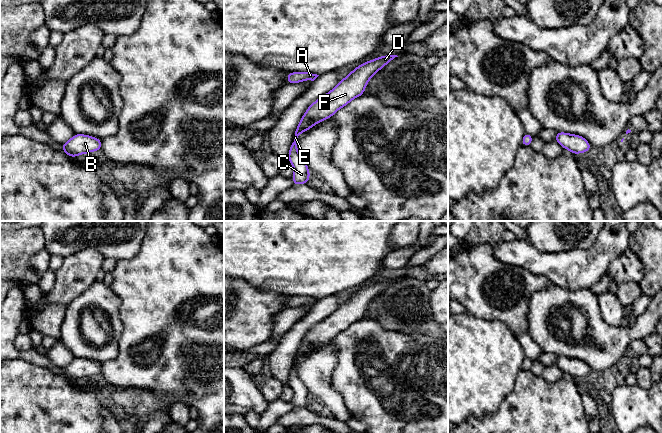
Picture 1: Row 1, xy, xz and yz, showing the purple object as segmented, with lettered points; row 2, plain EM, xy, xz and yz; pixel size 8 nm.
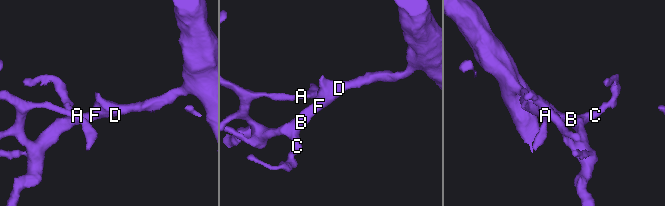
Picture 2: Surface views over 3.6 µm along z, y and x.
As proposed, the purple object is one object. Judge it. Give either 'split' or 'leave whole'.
leave whole

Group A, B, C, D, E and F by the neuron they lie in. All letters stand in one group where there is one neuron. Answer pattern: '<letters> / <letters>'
A B C D E F

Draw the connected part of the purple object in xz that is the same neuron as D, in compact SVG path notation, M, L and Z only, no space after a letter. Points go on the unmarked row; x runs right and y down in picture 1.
M384 279L367 285L353 295L323 321L313 326L302 340L293 360L289 373L288 385L294 392L293 409L309 406L310 396L305 384L298 377L297 363L299 359L311 353L318 346L332 341L339 333L346 330L353 323L364 318L365 311L374 298L387 289L397 279Z

